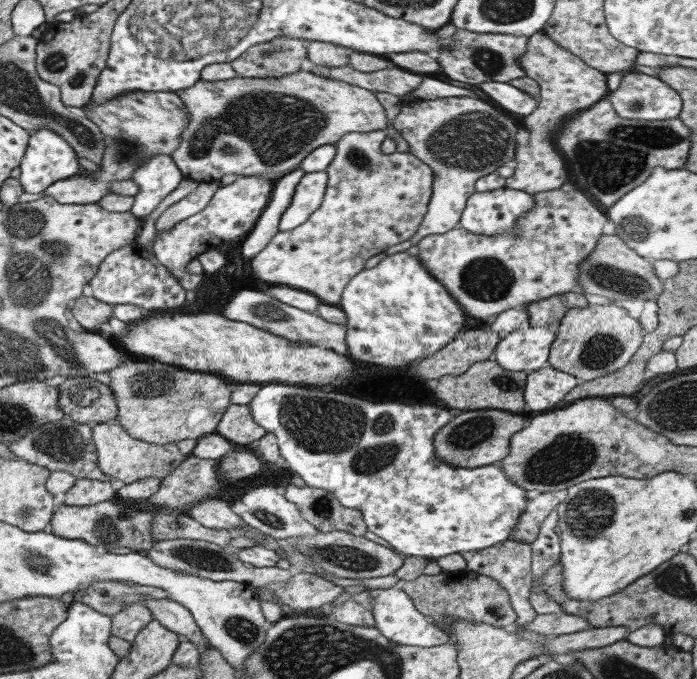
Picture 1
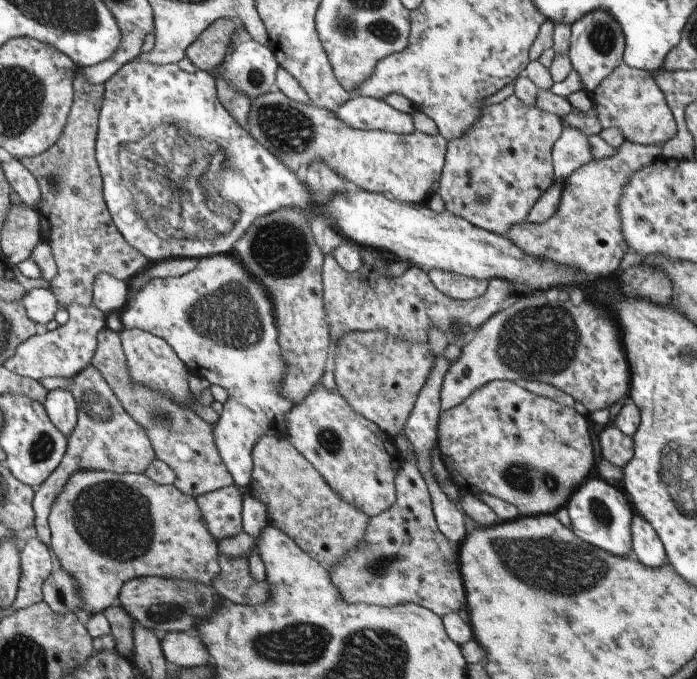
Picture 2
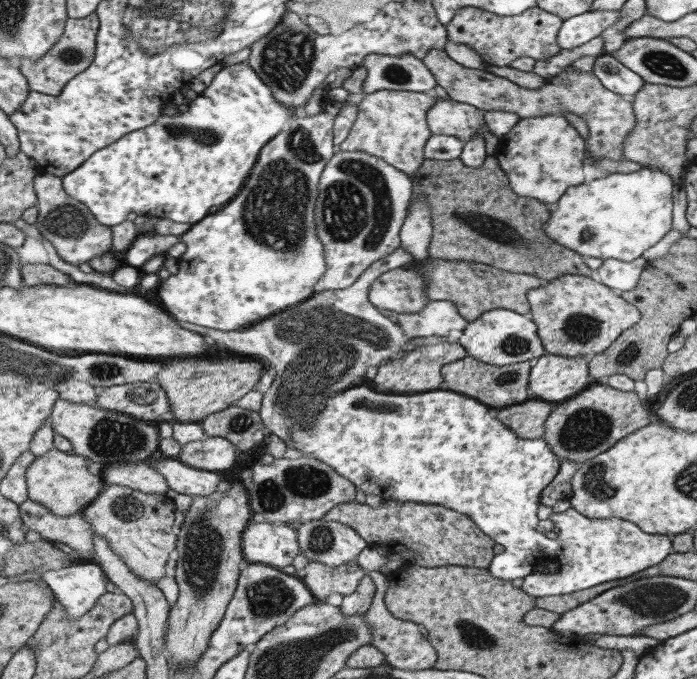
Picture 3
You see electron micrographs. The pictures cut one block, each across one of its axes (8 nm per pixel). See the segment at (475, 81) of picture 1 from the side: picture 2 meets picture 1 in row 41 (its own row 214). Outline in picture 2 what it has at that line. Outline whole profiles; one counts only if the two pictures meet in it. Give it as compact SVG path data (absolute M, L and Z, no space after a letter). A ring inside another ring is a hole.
M514 94L499 104L480 110L478 118L460 137L446 142L444 164L437 181L436 194L443 201L446 213L467 220L472 226L497 235L524 221L545 190L554 180L552 147L562 130L560 118L535 106L521 103Z

